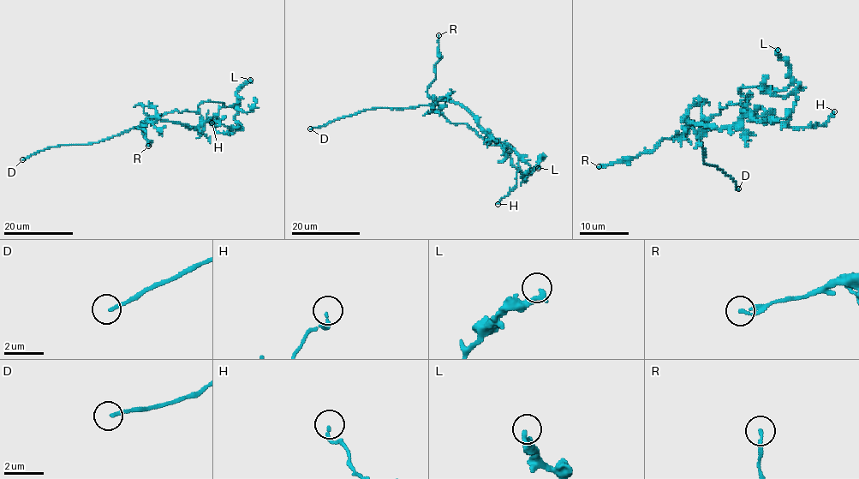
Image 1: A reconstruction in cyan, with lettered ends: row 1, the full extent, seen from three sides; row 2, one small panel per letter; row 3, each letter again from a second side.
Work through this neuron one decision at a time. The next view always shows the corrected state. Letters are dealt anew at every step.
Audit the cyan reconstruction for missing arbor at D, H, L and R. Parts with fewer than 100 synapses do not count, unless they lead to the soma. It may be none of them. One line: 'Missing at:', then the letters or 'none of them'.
Missing at: D

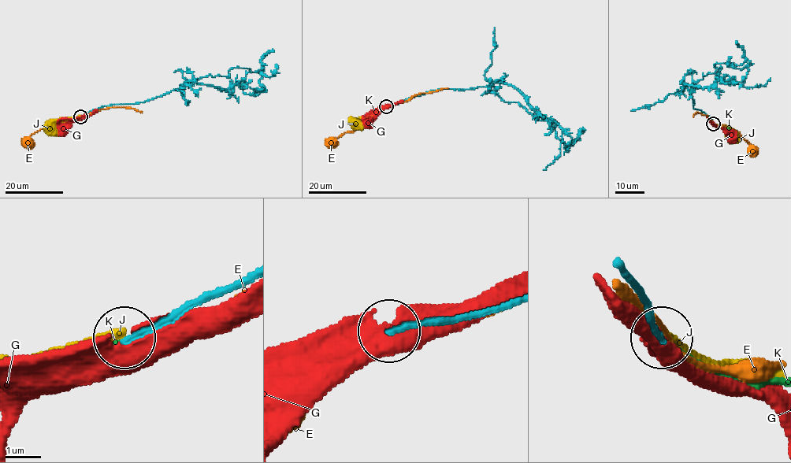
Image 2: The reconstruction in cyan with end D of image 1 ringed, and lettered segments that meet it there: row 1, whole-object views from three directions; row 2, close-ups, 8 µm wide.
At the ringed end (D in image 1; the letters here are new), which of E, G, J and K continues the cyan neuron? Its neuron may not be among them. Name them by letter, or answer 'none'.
K

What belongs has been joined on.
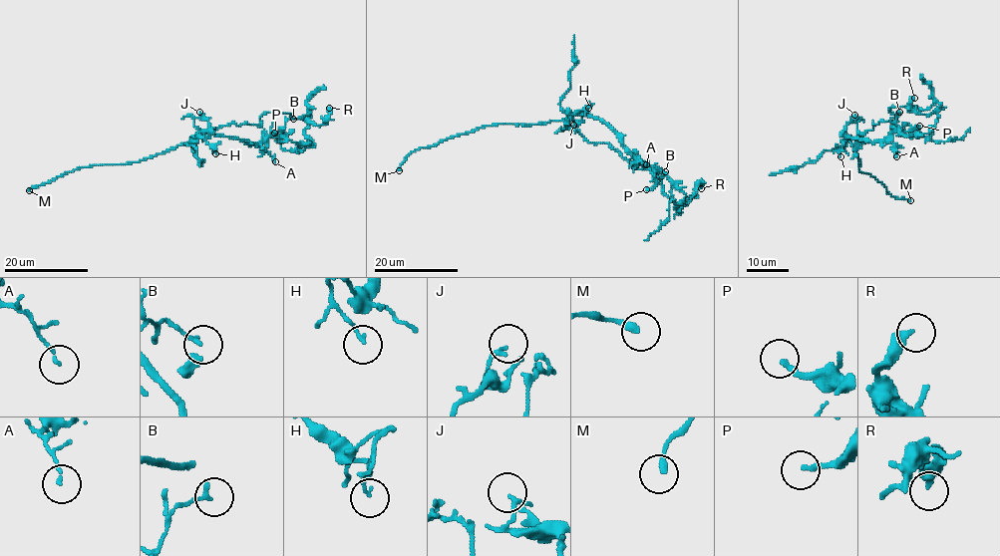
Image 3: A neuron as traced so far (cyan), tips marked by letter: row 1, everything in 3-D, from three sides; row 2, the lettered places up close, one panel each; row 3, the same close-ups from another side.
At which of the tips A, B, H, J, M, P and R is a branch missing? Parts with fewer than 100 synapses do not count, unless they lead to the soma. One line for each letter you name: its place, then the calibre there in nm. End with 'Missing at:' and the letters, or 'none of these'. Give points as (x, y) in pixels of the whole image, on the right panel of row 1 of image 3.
M: place (910, 200); calibre 260 nm
Missing at: M

